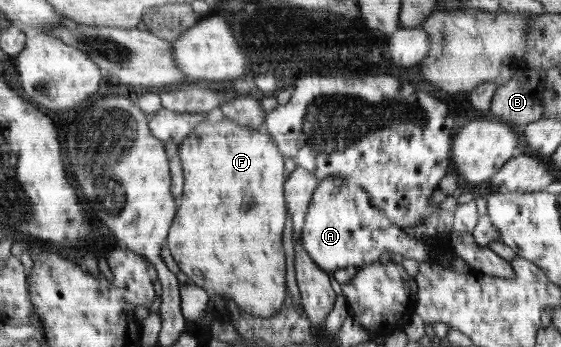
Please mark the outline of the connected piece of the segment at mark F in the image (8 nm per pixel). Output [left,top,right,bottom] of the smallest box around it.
[167,118,287,317]

